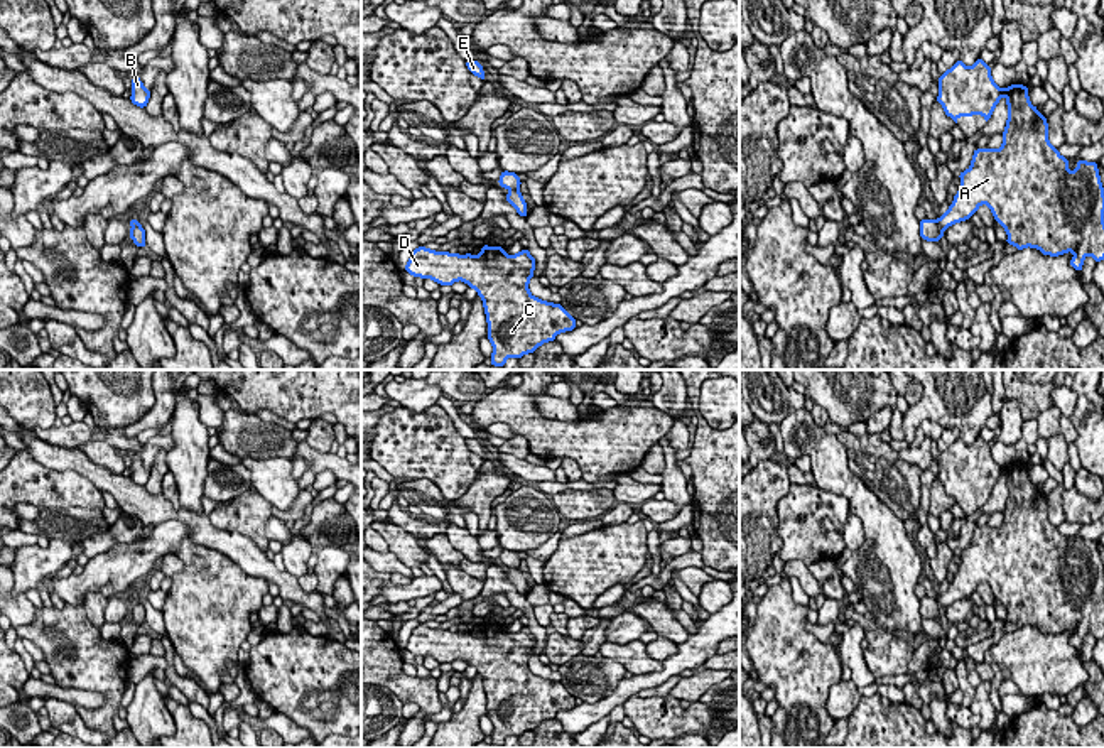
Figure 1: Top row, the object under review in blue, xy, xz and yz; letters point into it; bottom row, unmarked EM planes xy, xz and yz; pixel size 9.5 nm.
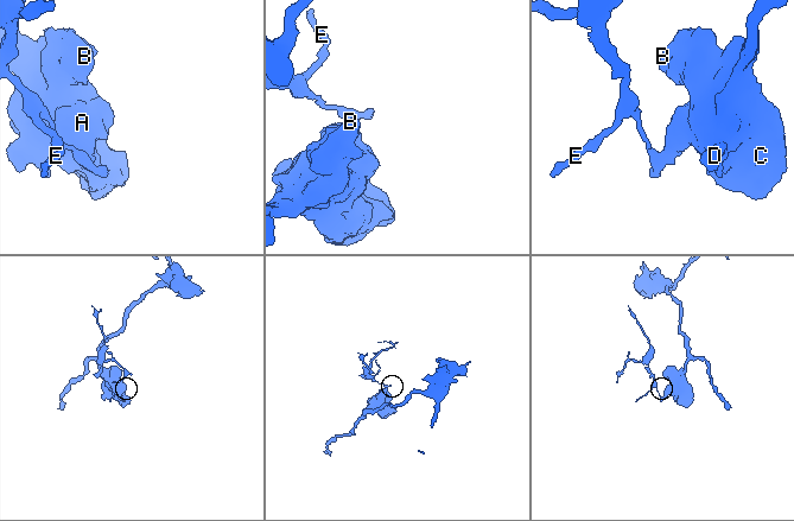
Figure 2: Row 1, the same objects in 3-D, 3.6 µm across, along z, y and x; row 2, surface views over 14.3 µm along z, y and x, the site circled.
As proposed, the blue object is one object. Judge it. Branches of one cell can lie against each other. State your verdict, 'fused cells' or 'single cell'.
fused cells

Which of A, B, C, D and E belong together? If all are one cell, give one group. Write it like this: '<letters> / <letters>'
A B C D / E

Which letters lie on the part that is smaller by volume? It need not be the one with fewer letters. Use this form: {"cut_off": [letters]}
{"cut_off": ["E"]}

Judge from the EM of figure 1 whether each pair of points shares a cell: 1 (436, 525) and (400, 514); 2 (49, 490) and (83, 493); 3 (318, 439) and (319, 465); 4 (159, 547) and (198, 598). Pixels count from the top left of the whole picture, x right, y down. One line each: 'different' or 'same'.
1: same
2: same
3: different
4: different

